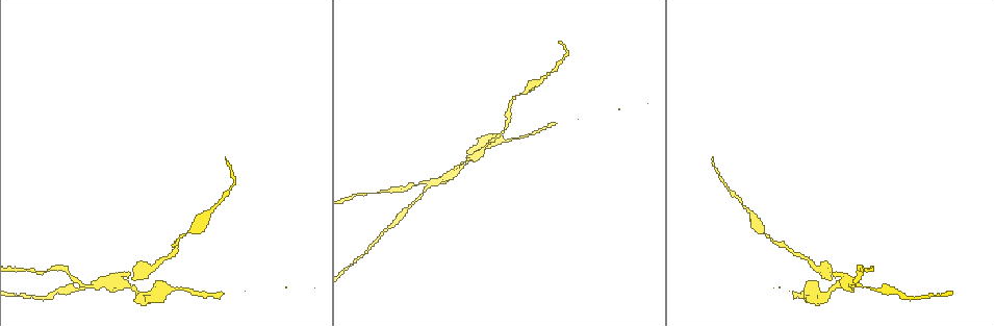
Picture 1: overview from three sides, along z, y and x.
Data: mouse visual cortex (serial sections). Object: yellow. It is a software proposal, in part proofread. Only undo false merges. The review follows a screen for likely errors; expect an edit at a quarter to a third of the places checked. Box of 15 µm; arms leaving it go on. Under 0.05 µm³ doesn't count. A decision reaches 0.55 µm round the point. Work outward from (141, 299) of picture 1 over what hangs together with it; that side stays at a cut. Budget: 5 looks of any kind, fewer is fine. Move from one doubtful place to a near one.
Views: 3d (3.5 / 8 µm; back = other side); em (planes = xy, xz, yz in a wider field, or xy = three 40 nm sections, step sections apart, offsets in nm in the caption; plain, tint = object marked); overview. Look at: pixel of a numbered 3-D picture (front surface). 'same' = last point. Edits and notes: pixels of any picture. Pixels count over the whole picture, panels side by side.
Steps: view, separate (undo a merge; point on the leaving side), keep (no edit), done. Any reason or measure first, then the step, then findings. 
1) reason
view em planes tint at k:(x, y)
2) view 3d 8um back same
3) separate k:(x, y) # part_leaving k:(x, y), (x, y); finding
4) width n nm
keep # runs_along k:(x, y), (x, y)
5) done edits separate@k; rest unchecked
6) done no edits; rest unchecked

arms part here
view 3d 3.5um at 1:(164, 293)

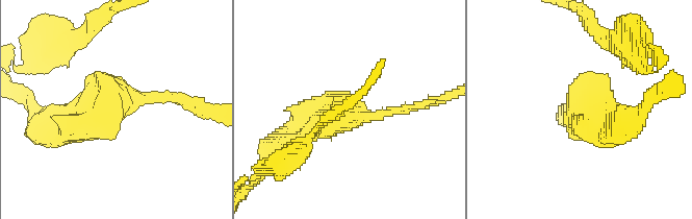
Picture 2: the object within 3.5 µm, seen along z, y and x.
view em xy step 2 tint at 2:(582, 107)

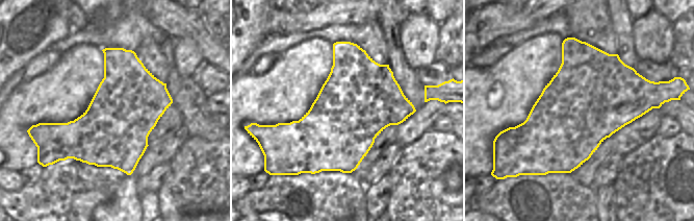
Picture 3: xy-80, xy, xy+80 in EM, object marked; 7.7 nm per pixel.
width 600 nm
keep # runs_along 2:(278, 148), (335, 111), (406, 108); continuous, no second cell

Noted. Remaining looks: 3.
small branch off a trunk
view 3d 3.5um back at 1:(850, 282)

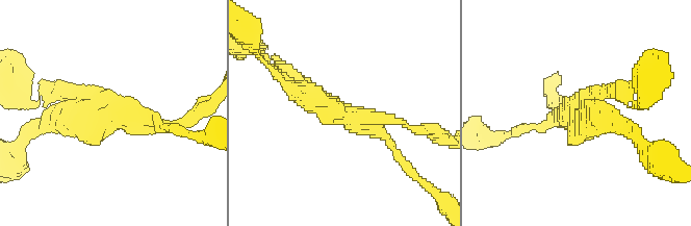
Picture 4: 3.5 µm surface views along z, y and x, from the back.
view em xy step 3 tint at 4:(128, 117)

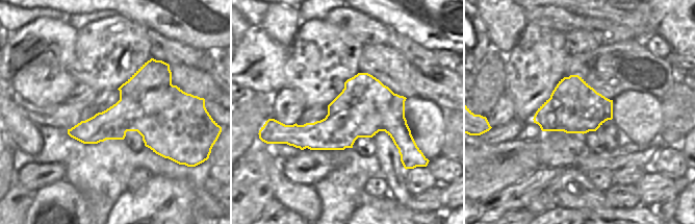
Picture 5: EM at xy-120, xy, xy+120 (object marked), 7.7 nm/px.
arms 3; arm_widths 150, 150, 350 nm
separate 4:(399, 157) # border 5:(385, 85), (359, 91), (328, 115); two cells meet here

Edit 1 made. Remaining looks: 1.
done edits separate@4; rest unchecked

